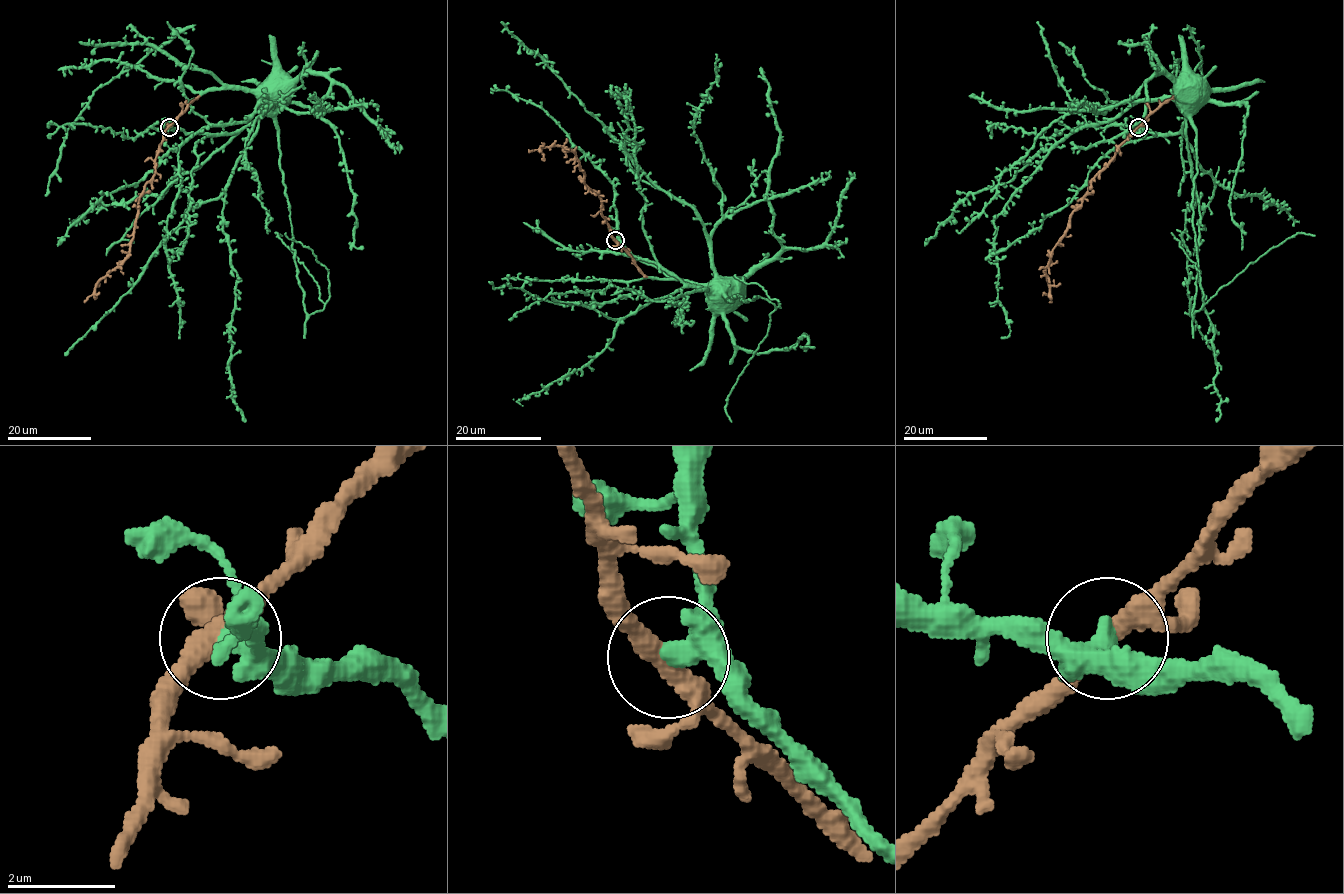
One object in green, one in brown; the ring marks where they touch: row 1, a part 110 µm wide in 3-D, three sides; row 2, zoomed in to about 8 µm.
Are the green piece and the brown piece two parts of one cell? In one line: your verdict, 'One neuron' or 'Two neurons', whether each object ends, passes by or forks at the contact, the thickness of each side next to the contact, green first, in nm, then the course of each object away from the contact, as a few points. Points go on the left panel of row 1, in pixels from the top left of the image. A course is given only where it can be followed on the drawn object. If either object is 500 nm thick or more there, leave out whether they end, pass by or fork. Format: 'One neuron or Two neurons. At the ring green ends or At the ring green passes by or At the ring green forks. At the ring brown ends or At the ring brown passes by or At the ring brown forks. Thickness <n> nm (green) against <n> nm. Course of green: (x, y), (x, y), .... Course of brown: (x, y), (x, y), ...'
One neuron. At the ring green forks. At the ring brown passes by. Thickness 280 nm (green) against 360 nm. Course of green: (169, 126), (233, 134), (265, 99), (244, 121), (207, 125), (178, 151), (166, 241), (178, 338). Course of brown: (169, 126), (155, 158), (155, 174), (139, 199), (128, 256), (97, 284), (84, 302)

